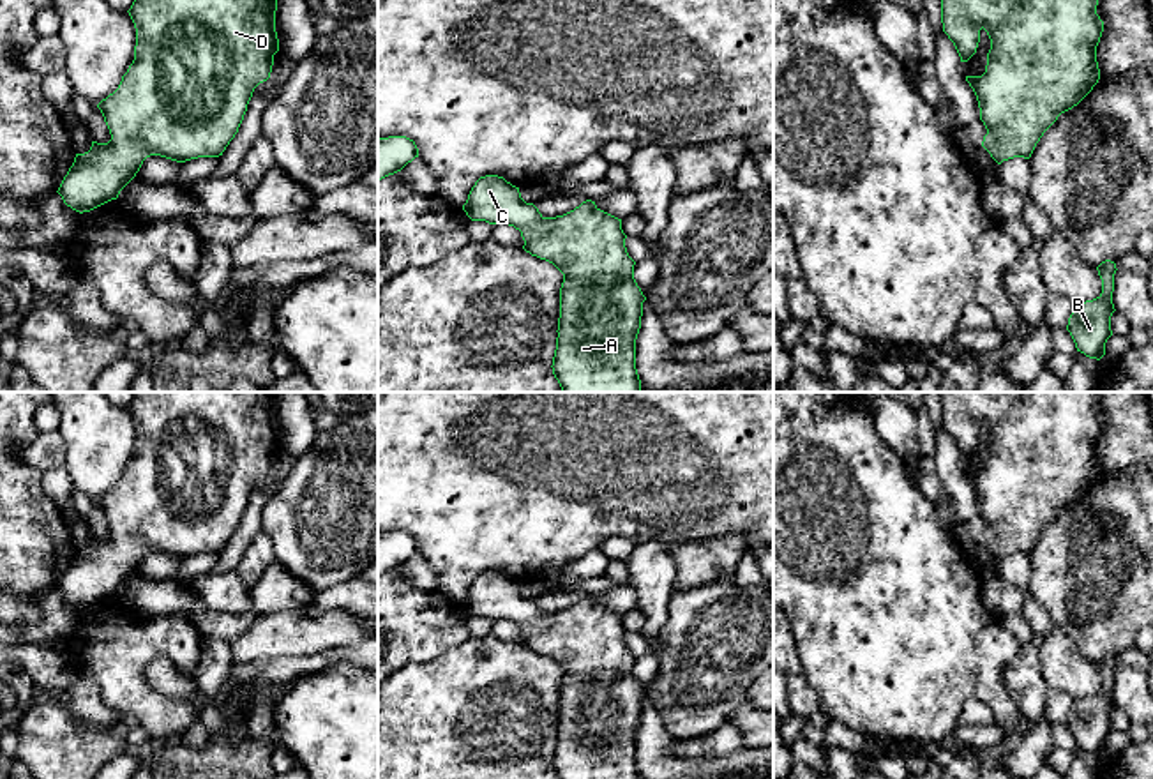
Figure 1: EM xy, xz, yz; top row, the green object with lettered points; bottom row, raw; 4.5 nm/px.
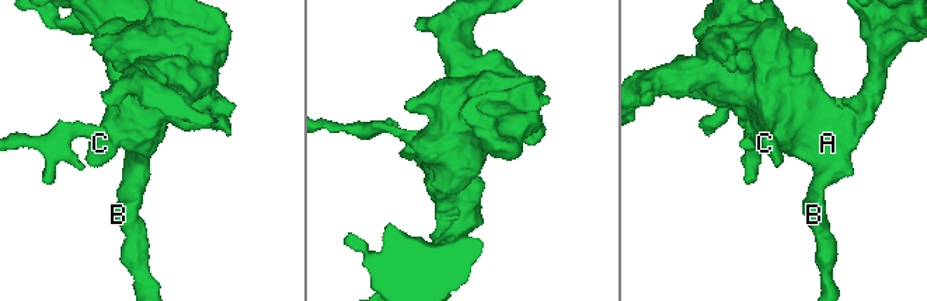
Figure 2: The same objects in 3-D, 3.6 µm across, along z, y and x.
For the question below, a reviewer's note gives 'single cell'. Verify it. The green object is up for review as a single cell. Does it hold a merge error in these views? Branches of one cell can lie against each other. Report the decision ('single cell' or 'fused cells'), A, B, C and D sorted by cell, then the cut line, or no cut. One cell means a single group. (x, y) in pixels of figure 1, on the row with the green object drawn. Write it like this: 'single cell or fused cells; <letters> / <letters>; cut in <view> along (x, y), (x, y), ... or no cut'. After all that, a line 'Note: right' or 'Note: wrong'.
single cell; A B C D; no cut
Note: right

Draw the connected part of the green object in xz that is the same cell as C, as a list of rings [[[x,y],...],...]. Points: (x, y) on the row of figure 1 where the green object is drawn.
[[[498,175],[480,177],[463,210],[471,221],[514,226],[521,231],[526,253],[553,263],[563,274],[551,366],[561,392],[639,392],[636,339],[646,297],[634,279],[636,261],[627,253],[622,219],[600,210],[592,200],[563,216],[544,217],[533,203],[521,198],[519,187]]]

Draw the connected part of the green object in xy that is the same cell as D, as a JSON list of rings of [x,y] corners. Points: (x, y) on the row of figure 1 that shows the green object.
[[[134,0],[127,11],[136,28],[134,60],[118,88],[97,104],[111,140],[92,141],[88,152],[76,154],[57,191],[64,203],[83,214],[117,200],[150,155],[177,163],[222,155],[238,132],[254,88],[270,78],[279,51],[275,11],[277,0]]]

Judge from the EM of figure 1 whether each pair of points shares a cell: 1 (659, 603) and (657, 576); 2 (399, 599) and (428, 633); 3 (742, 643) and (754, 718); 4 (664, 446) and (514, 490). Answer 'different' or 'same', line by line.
1: same
2: same
3: different
4: same

